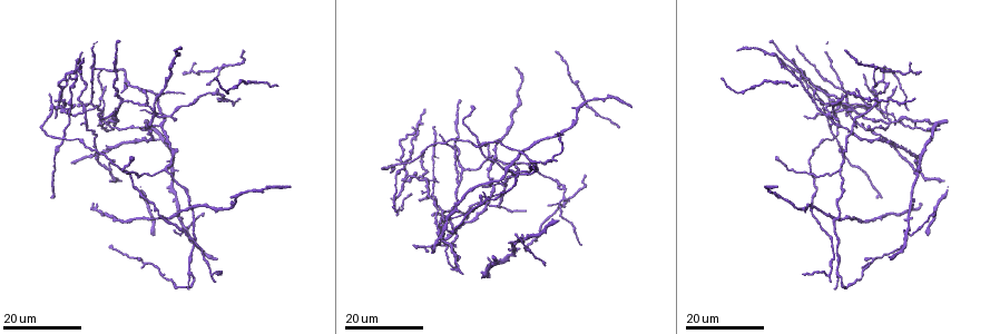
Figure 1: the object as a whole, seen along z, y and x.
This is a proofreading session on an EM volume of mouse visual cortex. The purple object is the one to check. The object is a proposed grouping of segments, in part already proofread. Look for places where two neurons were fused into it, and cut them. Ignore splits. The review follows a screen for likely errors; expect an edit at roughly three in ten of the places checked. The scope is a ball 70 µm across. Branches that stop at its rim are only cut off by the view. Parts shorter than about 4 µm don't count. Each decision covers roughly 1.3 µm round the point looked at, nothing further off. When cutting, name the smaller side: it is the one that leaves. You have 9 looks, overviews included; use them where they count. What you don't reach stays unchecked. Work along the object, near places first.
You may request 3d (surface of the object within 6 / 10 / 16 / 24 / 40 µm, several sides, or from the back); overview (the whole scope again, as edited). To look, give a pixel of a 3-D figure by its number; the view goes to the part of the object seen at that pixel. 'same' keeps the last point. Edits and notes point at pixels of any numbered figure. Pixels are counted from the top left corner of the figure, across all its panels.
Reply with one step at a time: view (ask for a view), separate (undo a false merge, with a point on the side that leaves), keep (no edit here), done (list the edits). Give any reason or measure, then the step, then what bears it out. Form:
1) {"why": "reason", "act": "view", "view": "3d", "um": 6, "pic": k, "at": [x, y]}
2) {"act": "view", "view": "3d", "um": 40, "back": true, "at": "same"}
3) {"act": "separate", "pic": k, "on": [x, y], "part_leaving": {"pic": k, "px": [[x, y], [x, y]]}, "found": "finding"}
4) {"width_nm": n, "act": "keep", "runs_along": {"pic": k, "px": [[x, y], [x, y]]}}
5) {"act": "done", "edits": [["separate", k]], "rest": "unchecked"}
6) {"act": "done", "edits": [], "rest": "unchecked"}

{"why": "three arms meet", "act": "view", "view": "3d", "um": 24, "pic": 1, "at": [512, 176]}

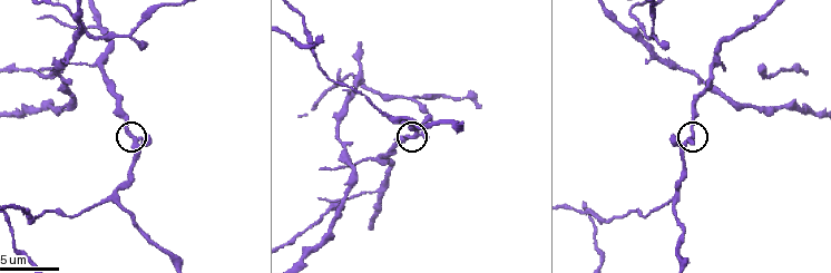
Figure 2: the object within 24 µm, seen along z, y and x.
{"act": "view", "view": "3d", "um": 6, "pic": 2, "at": [414, 137]}

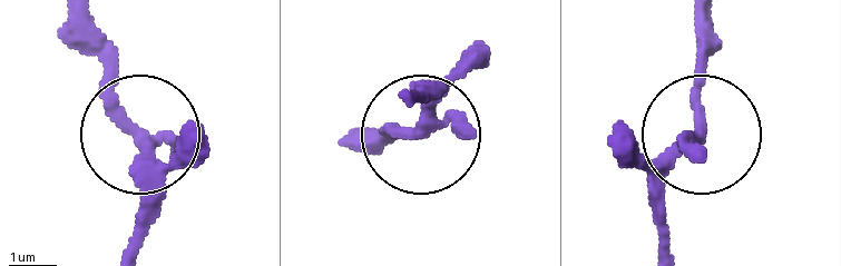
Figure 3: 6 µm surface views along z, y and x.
{"arms": 3, "act": "keep", "found": "one neuron here"}

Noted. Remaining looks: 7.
{"why": "three-way junction", "act": "view", "view": "3d", "um": 24, "pic": 1, "at": [145, 106]}

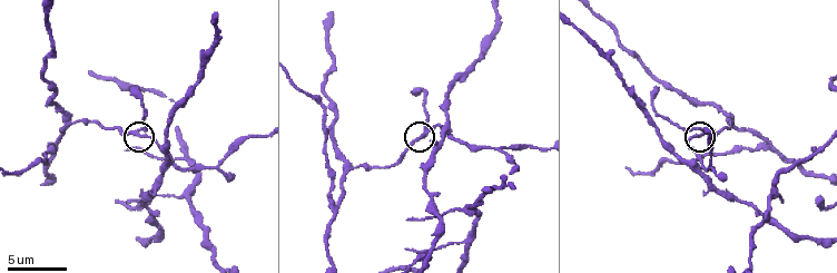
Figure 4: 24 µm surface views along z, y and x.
{"act": "view", "view": "3d", "um": 6, "pic": 4, "at": [142, 134]}

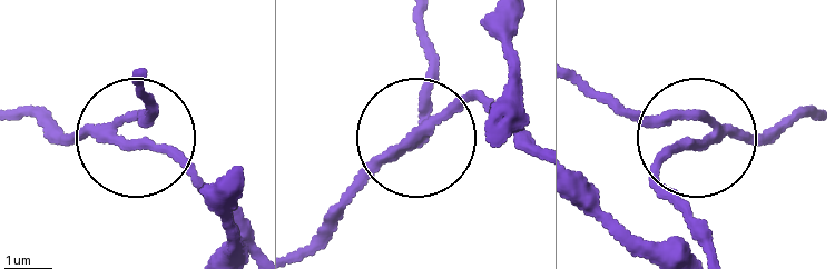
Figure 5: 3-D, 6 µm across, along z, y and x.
{"side_arm_um": 7, "arms": 3, "act": "keep", "found": "one neuron here"}

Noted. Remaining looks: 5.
{"act": "view", "view": "3d", "um": 6, "pic": 4, "at": [710, 132]}

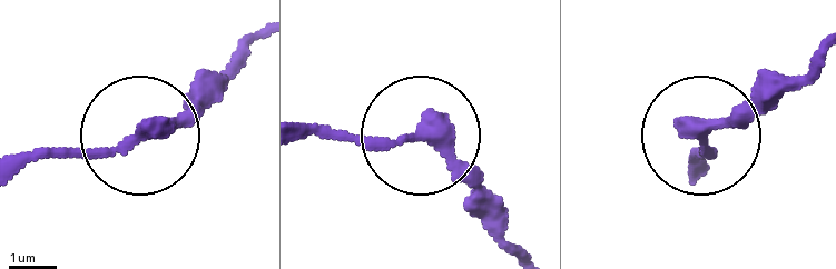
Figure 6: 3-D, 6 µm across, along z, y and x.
{"act": "keep", "runs_along": {"pic": 6, "px": [[700, 171], [705, 140], [768, 85]]}, "found": "continuous, no second neuron"}

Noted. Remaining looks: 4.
{"why": "branch point", "act": "view", "view": "3d", "um": 16, "pic": 4, "at": [765, 146]}

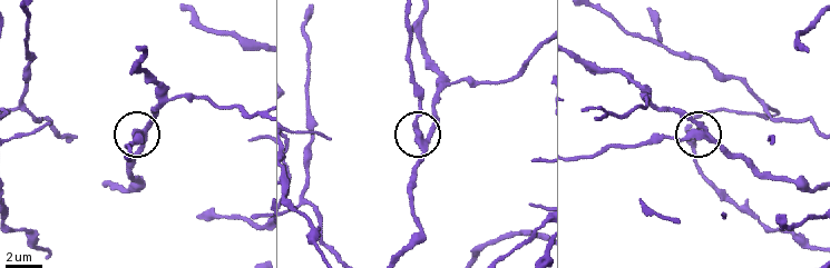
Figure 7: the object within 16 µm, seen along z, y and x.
{"act": "view", "view": "3d", "um": 6, "pic": 7, "at": [701, 136]}

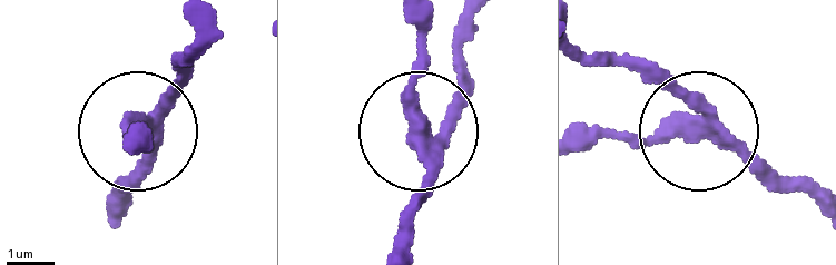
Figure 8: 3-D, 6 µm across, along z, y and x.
{"side_arm_um": 15, "act": "keep", "runs_along": {"pic": 8, "px": [[819, 205], [688, 134], [580, 134]]}, "found": "all the same neuron"}

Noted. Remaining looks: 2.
{"act": "done", "edits": [], "rest": "unchecked"}

